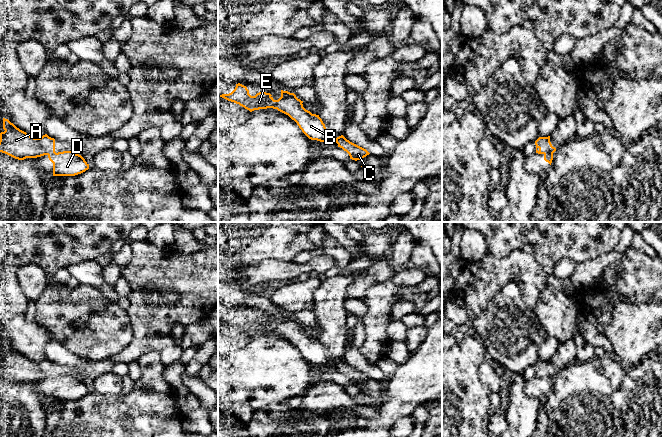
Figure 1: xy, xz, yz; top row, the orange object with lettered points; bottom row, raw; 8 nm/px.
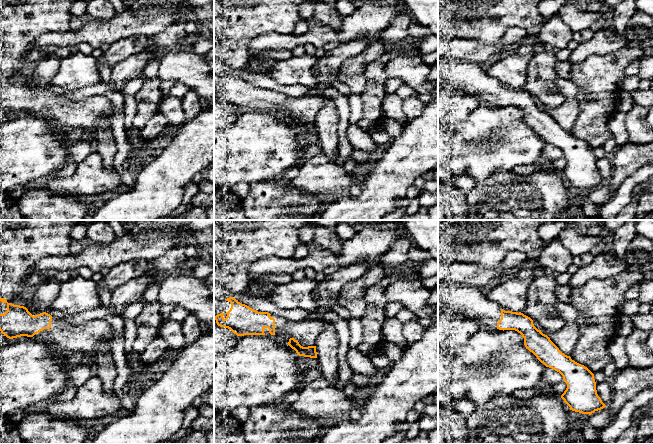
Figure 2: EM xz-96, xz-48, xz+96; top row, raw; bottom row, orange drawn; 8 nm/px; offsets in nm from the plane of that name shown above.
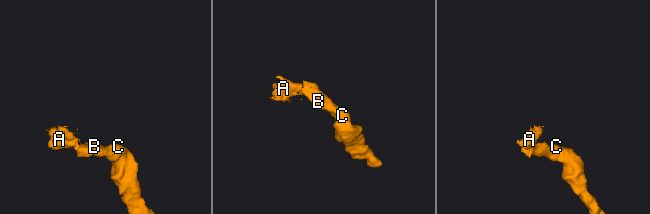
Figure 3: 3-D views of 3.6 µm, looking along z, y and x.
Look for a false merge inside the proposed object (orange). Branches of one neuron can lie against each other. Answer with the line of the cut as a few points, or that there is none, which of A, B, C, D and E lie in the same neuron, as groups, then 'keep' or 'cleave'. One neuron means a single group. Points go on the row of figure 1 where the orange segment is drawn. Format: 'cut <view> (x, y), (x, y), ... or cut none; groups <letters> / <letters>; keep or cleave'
cut yz (552, 153), (544, 154); groups A E / B C D; cleave

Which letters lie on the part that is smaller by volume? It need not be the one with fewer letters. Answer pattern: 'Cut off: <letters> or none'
Cut off: A, E

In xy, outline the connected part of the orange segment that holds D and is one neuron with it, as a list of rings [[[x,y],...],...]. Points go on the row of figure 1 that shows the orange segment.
[[[63,151],[48,155],[53,163],[53,176],[75,176],[89,169],[85,159],[72,151]]]

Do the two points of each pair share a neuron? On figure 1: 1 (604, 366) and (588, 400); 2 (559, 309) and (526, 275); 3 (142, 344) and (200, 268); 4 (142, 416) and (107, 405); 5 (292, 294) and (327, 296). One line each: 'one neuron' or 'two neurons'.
1: one neuron
2: two neurons
3: two neurons
4: one neuron
5: two neurons

